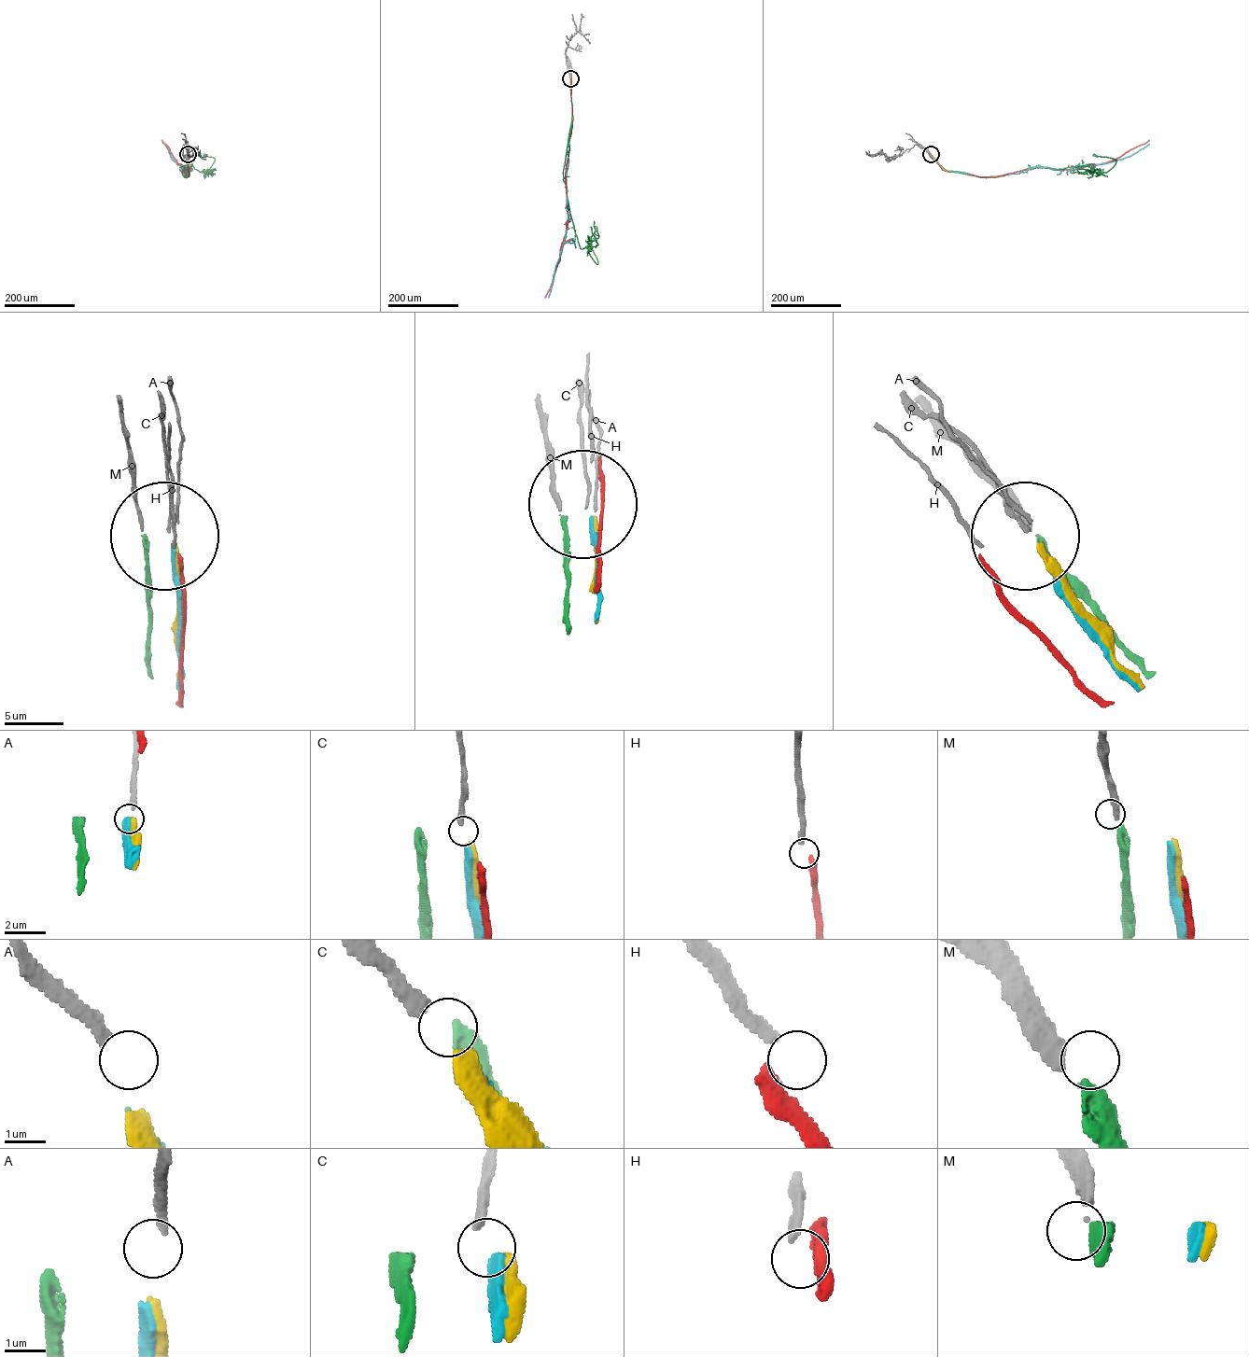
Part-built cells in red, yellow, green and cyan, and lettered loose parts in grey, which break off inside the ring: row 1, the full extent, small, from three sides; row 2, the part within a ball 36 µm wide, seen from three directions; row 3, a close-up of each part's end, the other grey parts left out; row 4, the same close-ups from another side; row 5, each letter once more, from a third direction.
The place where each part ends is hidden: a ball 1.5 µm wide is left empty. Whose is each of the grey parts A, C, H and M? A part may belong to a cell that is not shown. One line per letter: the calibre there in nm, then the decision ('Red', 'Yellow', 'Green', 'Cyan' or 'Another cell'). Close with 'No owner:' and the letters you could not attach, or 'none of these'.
A: Thickness 240 nm. Another cell
C: Thickness 320 nm. Another cell
H: Thickness 220 nm. Another cell
M: Thickness 160 nm. Another cell
No owner: A, C, H, M

